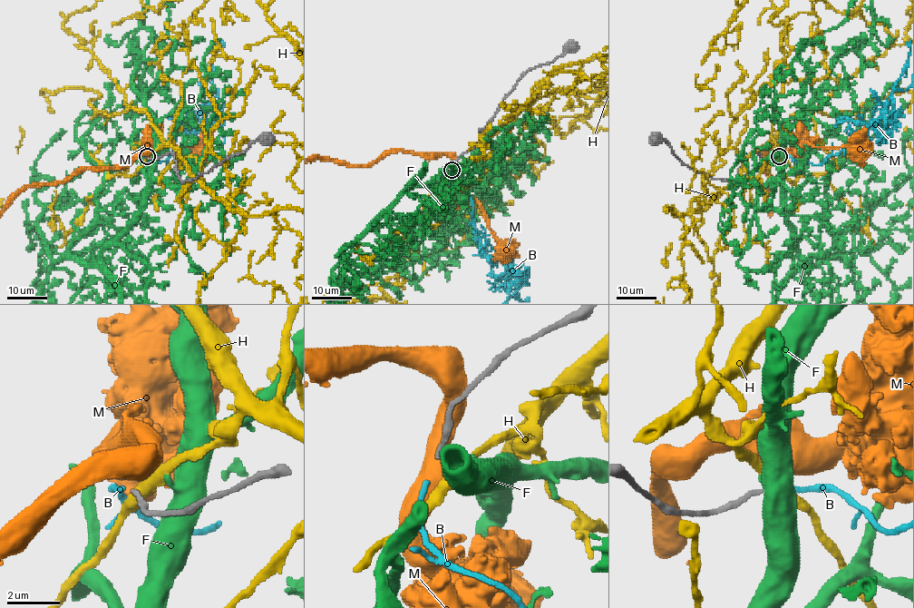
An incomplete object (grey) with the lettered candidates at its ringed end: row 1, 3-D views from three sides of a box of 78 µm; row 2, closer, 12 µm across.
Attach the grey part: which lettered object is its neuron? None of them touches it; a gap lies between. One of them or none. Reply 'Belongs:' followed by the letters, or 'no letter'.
Belongs: B

